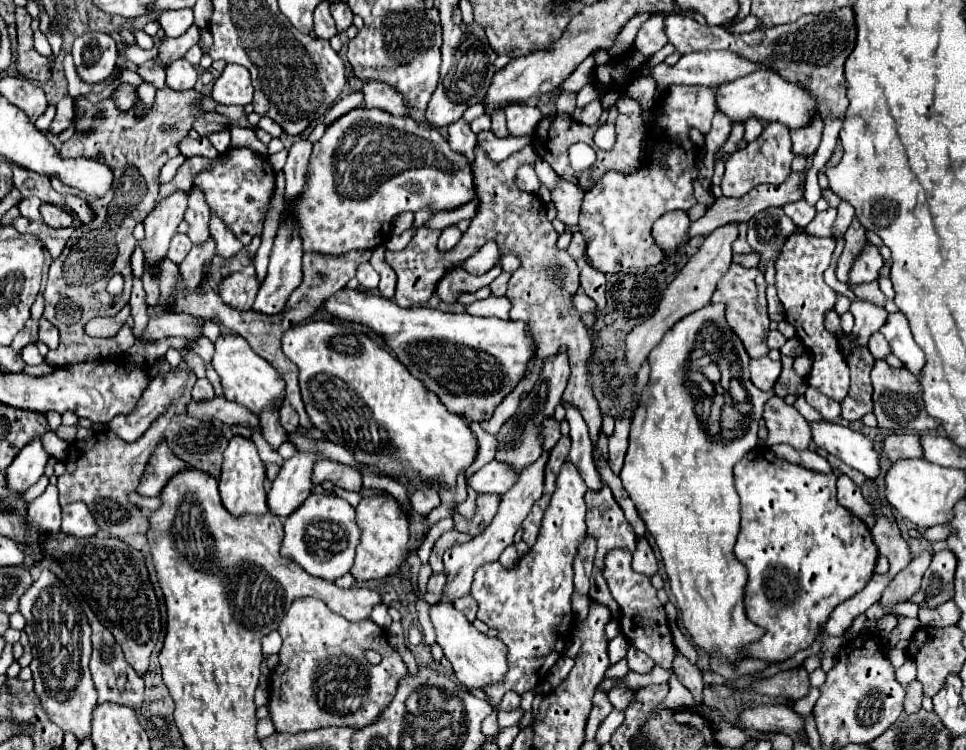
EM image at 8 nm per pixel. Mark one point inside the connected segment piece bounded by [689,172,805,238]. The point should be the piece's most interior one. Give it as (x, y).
(724, 210)

